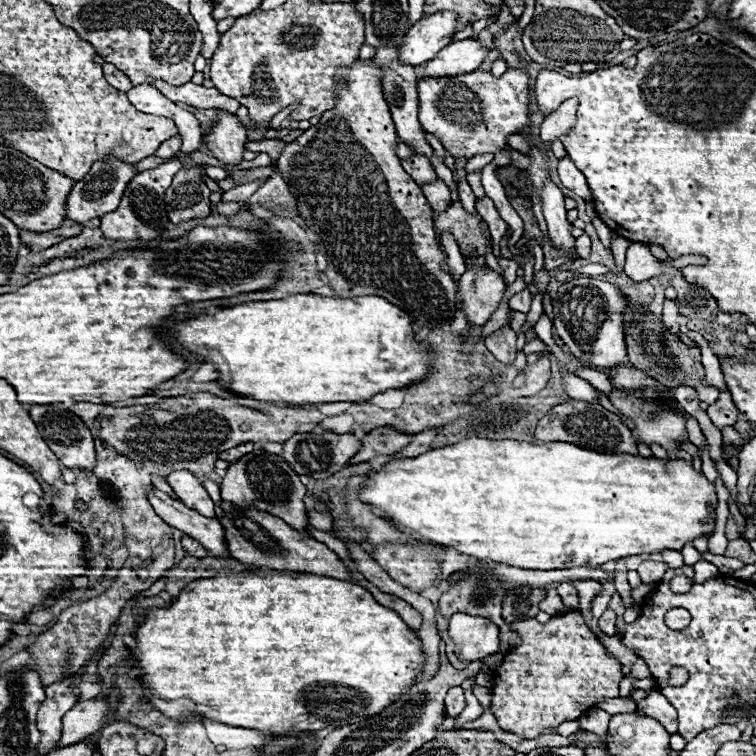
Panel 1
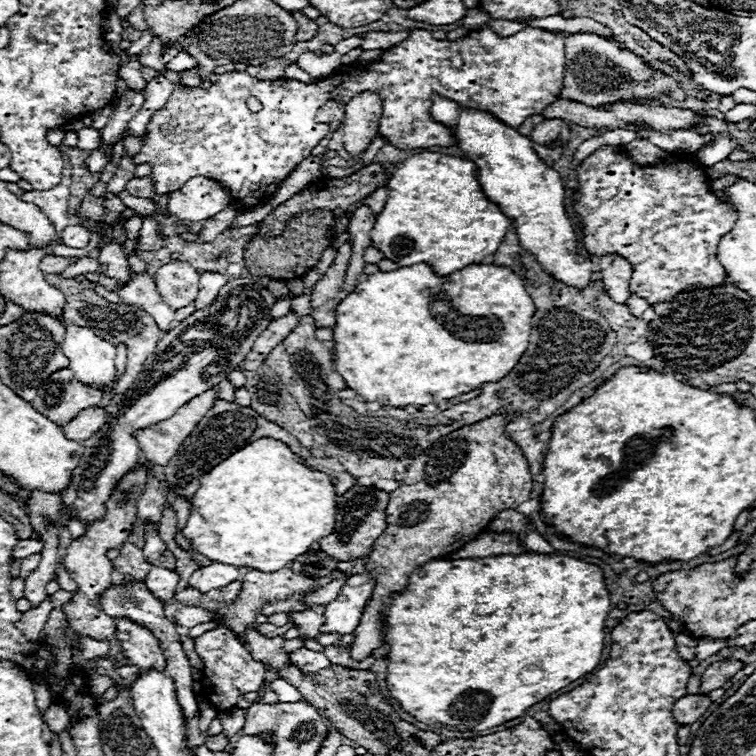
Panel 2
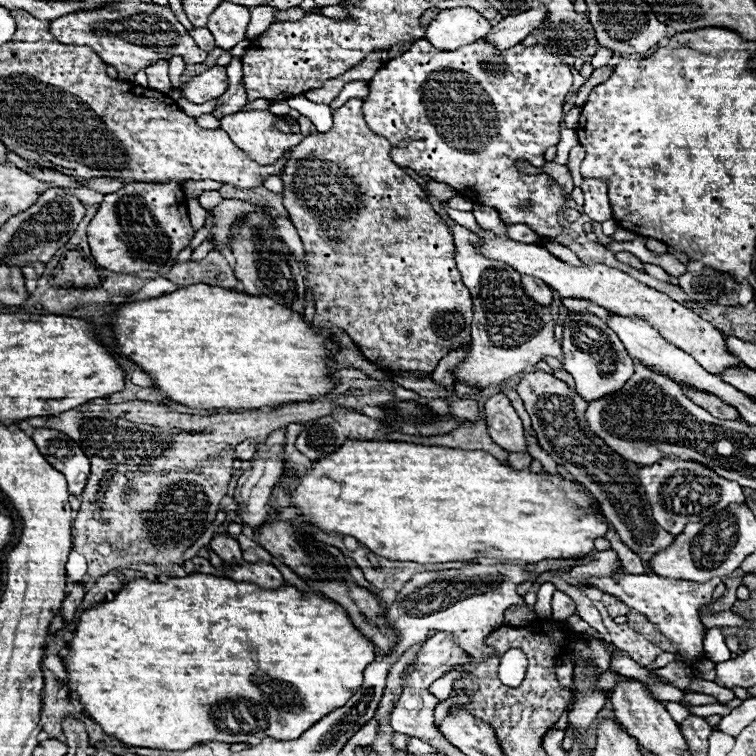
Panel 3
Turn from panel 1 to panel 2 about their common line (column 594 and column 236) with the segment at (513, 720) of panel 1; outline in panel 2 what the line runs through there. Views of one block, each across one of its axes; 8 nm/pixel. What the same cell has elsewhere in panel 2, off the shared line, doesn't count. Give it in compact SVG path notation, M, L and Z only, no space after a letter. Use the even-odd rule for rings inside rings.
M214 628L214 630L198 636L194 640L194 648L204 662L204 670L202 670L204 694L208 698L208 702L220 712L234 708L236 702L240 700L240 696L244 696L248 692L258 692L264 686L264 680L270 678L270 674L272 674L272 668L256 662L250 656L248 648L228 628Z

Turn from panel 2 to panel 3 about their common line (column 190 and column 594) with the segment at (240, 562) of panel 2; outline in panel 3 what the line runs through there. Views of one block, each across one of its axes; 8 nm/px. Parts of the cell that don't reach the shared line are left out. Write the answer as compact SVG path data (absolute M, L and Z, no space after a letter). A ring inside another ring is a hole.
M346 440L334 454L314 462L314 468L308 470L306 476L300 478L296 492L292 492L294 506L302 510L304 516L310 516L316 520L316 526L324 532L336 532L342 536L354 536L358 542L368 546L374 554L390 558L390 560L410 560L418 564L444 564L444 562L468 562L474 558L498 558L498 560L518 560L536 564L546 558L582 558L594 550L594 540L604 538L608 532L608 524L600 508L592 508L592 494L580 486L578 482L566 480L560 474L552 476L548 472L532 472L526 470L514 470L508 464L502 464L492 454L484 450L460 450L460 448L446 448L446 446L422 446L422 444L410 444L410 442L384 442L384 440Z

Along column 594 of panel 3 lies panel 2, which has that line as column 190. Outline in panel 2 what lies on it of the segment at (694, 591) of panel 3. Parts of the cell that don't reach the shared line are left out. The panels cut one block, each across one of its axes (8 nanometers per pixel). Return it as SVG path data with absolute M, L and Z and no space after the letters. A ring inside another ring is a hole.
M212 562L210 566L204 566L204 568L198 568L190 580L188 580L188 586L190 588L196 588L200 590L202 594L208 592L208 590L216 590L216 588L224 588L228 586L230 582L238 580L240 572L238 568L234 568L232 564L218 564L218 562Z

